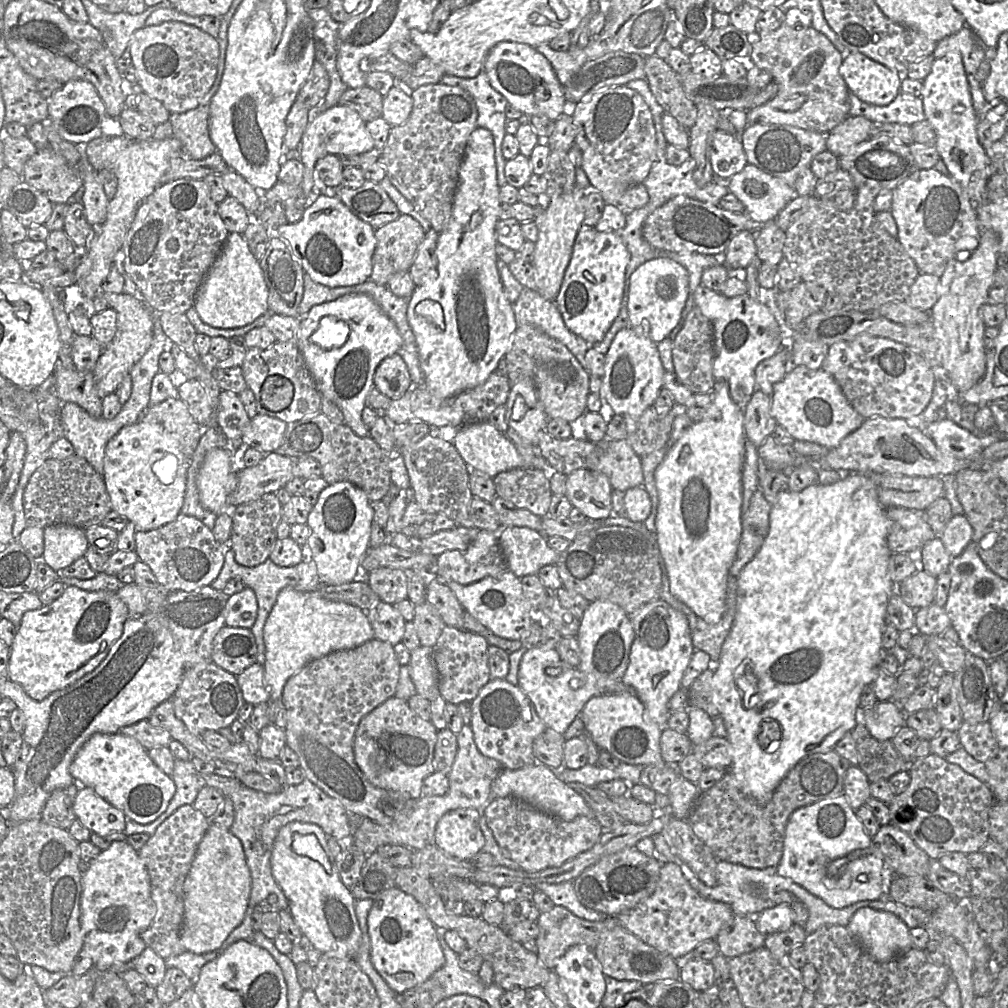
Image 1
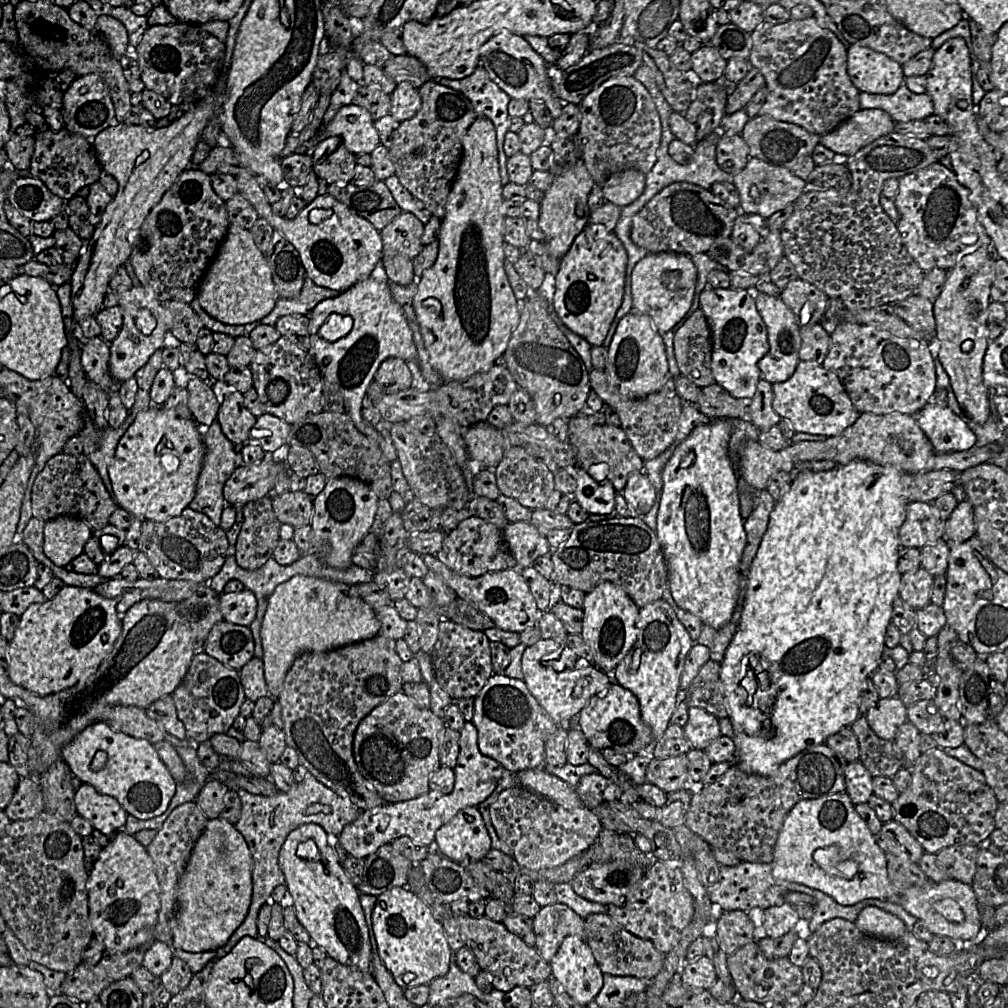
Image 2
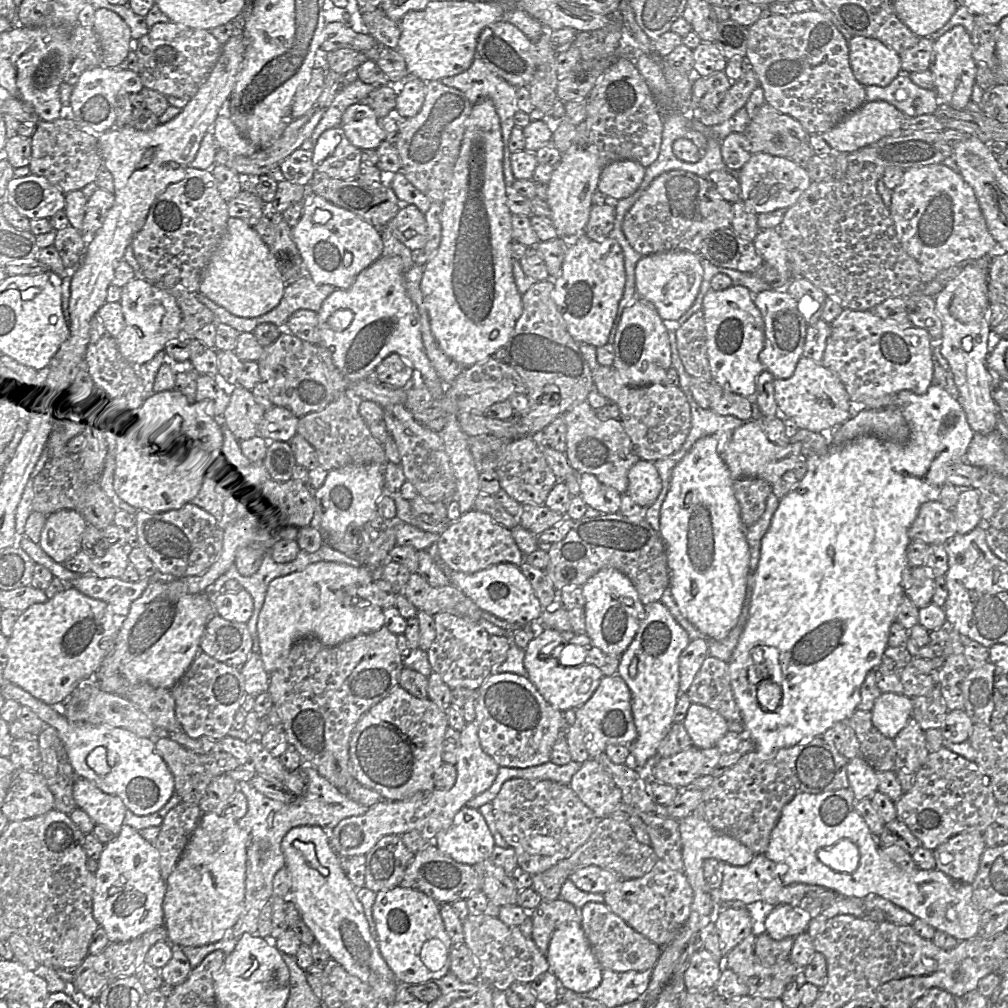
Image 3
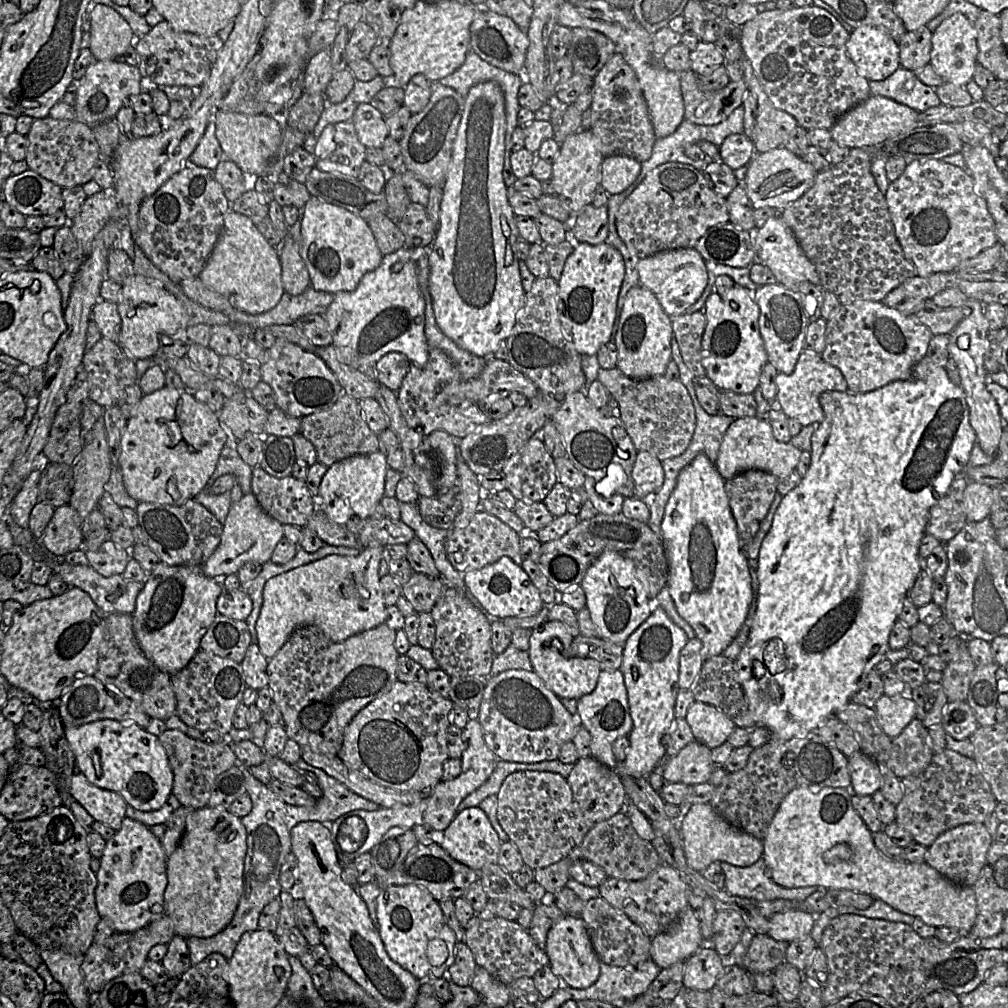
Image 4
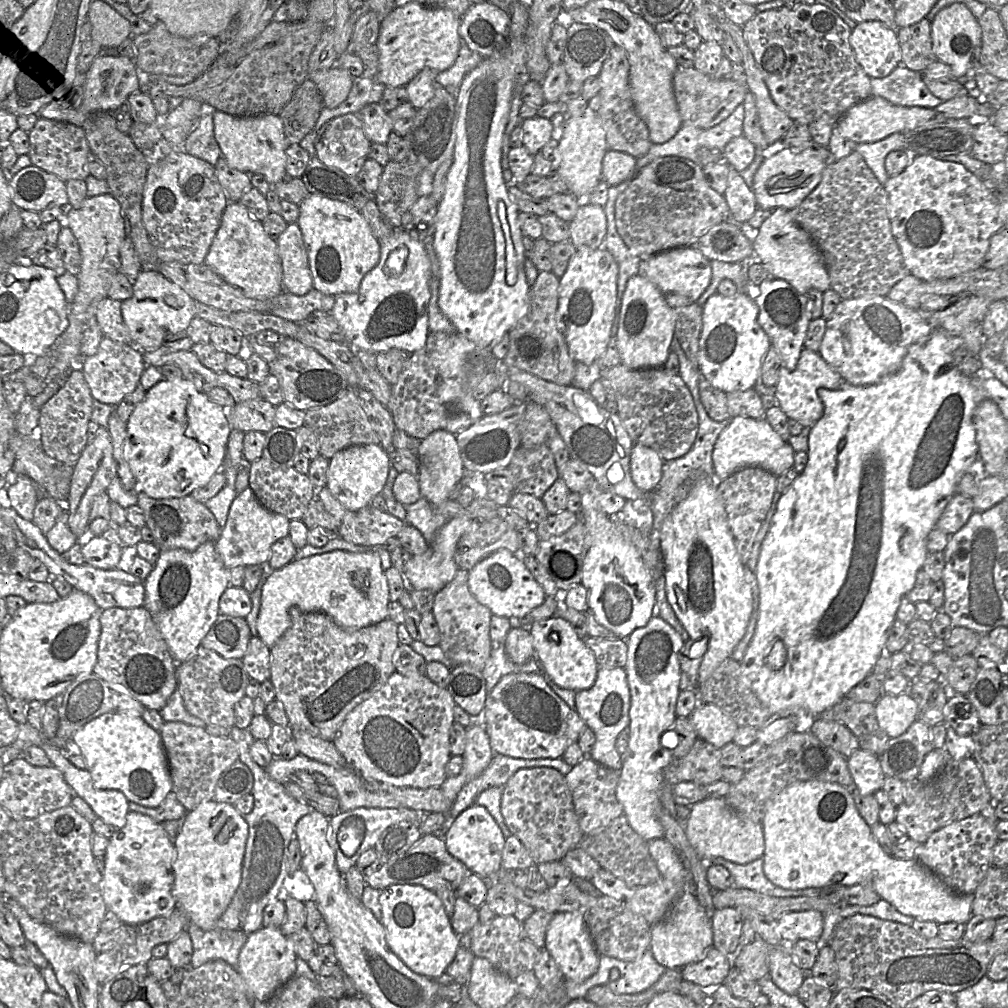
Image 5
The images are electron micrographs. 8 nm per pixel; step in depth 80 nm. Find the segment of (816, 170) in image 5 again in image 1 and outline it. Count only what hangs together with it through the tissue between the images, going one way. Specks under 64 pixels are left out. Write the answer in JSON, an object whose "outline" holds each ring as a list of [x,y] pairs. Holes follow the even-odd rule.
{"outline":[[[749,163],[741,172],[733,175],[727,181],[727,189],[743,203],[745,213],[751,220],[761,224],[773,221],[789,202],[799,196],[795,188],[789,186],[783,180],[773,177]]]}

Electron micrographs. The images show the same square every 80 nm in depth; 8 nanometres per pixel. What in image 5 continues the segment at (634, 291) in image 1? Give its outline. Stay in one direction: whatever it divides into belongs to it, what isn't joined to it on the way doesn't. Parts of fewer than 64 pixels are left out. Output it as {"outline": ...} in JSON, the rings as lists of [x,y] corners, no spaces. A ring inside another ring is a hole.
{"outline":[[[683,246],[659,252],[642,259],[639,274],[651,281],[663,294],[671,308],[695,303],[711,281],[711,261],[693,247]]]}

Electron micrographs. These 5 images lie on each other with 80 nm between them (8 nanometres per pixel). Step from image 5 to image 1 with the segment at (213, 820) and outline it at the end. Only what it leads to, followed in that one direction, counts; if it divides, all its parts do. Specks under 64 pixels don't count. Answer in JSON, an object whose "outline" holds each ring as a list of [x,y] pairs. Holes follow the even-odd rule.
{"outline":[[[210,822],[183,885],[184,917],[180,941],[186,951],[204,954],[222,946],[243,921],[249,905],[251,884],[241,841],[229,829]]]}

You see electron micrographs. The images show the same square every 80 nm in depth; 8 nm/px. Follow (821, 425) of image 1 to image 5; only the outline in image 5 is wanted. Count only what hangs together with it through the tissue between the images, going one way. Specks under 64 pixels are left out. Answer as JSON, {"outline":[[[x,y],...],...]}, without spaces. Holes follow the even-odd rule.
{"outline":[[[803,348],[793,371],[789,371],[783,365],[780,367],[778,382],[775,387],[776,397],[780,408],[788,418],[799,421],[803,426],[812,426],[822,417],[824,412],[824,405],[817,390],[819,388],[835,390],[844,382],[841,374],[833,369],[819,352]]]}

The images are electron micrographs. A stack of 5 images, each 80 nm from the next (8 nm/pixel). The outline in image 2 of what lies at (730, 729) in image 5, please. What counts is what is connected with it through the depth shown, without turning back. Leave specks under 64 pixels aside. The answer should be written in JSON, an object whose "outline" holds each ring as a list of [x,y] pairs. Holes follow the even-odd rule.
{"outline":[[[698,707],[688,708],[688,720],[683,732],[692,748],[699,750],[721,736],[718,718]]]}

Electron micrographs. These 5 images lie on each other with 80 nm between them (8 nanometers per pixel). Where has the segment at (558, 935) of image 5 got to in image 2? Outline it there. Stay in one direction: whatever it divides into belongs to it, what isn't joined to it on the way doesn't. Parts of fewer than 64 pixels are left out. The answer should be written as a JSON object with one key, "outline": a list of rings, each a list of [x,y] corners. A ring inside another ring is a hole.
{"outline":[[[567,936],[550,961],[552,977],[580,1005],[593,1005],[603,987],[603,972],[599,968],[586,940]]]}

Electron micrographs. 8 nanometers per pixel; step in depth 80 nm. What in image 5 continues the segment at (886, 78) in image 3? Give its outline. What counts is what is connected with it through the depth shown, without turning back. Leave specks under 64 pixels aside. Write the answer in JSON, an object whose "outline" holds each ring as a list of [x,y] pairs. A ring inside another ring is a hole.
{"outline":[[[879,21],[858,23],[851,32],[850,45],[870,78],[884,78],[902,64],[897,30]]]}

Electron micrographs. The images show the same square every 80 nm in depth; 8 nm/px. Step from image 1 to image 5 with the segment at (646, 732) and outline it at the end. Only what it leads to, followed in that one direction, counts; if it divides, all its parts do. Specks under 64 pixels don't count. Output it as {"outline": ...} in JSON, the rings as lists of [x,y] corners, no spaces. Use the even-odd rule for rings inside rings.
{"outline":[[[600,668],[594,685],[586,690],[576,692],[576,711],[595,734],[596,741],[589,757],[599,764],[619,772],[621,755],[615,748],[619,733],[629,726],[630,691],[624,668]]]}

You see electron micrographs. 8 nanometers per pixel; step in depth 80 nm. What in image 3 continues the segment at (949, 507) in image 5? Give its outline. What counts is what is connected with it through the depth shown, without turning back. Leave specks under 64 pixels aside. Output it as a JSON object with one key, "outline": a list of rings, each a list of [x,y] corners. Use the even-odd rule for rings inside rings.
{"outline":[[[939,500],[927,501],[920,505],[907,533],[910,541],[920,540],[927,545],[945,545],[956,534],[953,509],[946,508]]]}

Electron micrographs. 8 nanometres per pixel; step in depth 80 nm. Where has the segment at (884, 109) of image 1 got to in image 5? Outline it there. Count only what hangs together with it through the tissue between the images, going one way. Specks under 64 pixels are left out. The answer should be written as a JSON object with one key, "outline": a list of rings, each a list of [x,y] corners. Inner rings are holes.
{"outline":[[[898,65],[884,78],[870,78],[871,96],[879,96],[890,103],[906,107],[934,109],[943,101],[925,84],[921,72]]]}

